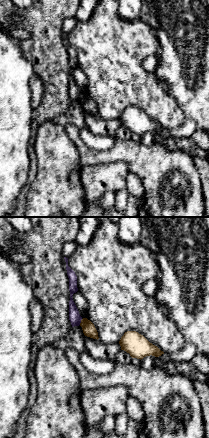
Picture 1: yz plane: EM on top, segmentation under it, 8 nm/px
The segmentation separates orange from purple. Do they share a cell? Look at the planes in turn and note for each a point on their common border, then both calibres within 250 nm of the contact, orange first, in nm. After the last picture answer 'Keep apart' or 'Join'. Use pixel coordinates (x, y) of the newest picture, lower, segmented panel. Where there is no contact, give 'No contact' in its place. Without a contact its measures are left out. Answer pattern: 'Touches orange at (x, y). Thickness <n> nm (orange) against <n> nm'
Touches orange at (81, 322). Thickness 110 nm (orange) against 90 nm

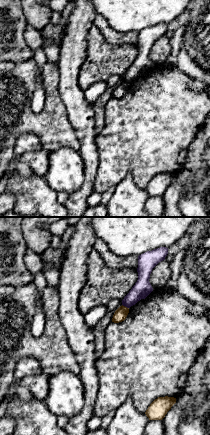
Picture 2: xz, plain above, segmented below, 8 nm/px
Touches orange at (124, 306). Thickness 100 nm (orange) against 140 nm

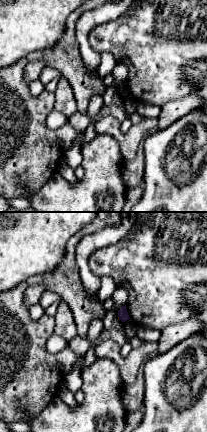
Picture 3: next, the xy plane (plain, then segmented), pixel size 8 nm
Touches orange at (118, 318). Thickness 20 nm (orange) against 80 nm

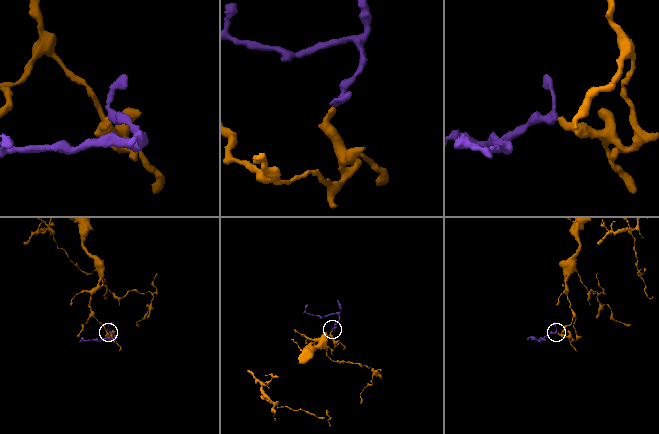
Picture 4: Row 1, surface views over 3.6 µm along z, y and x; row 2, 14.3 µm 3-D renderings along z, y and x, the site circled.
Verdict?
Keep apart

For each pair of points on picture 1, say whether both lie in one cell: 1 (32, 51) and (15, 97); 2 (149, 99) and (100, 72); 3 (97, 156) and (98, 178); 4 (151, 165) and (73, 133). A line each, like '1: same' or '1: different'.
1: different
2: same
3: different
4: same

